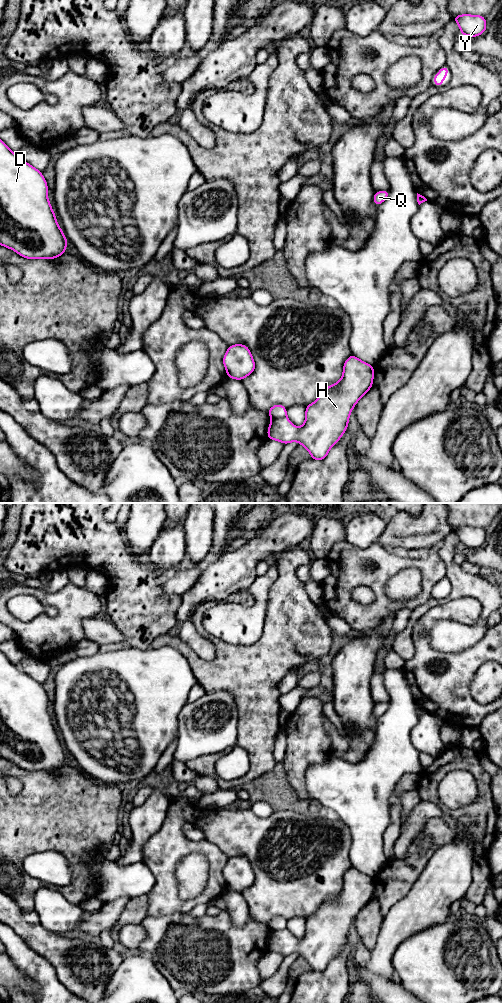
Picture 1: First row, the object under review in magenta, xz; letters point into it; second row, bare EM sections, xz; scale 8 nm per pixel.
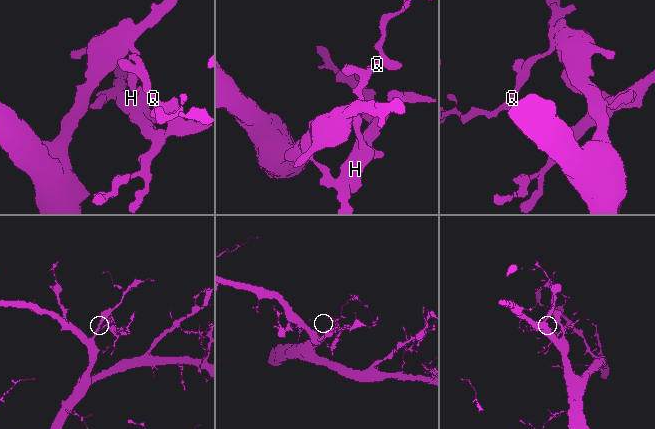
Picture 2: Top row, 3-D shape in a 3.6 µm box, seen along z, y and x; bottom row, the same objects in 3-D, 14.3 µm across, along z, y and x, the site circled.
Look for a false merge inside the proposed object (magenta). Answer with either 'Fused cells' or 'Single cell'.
Fused cells

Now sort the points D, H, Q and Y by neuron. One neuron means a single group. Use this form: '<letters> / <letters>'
D Q Y / H

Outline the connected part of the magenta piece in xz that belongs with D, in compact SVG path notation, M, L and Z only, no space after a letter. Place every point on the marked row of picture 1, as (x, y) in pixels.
M0 139L0 245L26 259L51 260L66 253L67 243L48 200L48 185L42 172L12 152Z

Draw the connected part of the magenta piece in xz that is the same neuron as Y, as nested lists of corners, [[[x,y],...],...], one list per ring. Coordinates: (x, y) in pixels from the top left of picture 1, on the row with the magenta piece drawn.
[[[462,14],[453,16],[452,20],[458,24],[461,35],[464,36],[477,37],[487,29],[485,16]]]

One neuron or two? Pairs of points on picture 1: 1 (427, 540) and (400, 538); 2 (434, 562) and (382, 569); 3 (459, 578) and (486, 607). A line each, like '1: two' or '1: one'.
1: one
2: one
3: one

